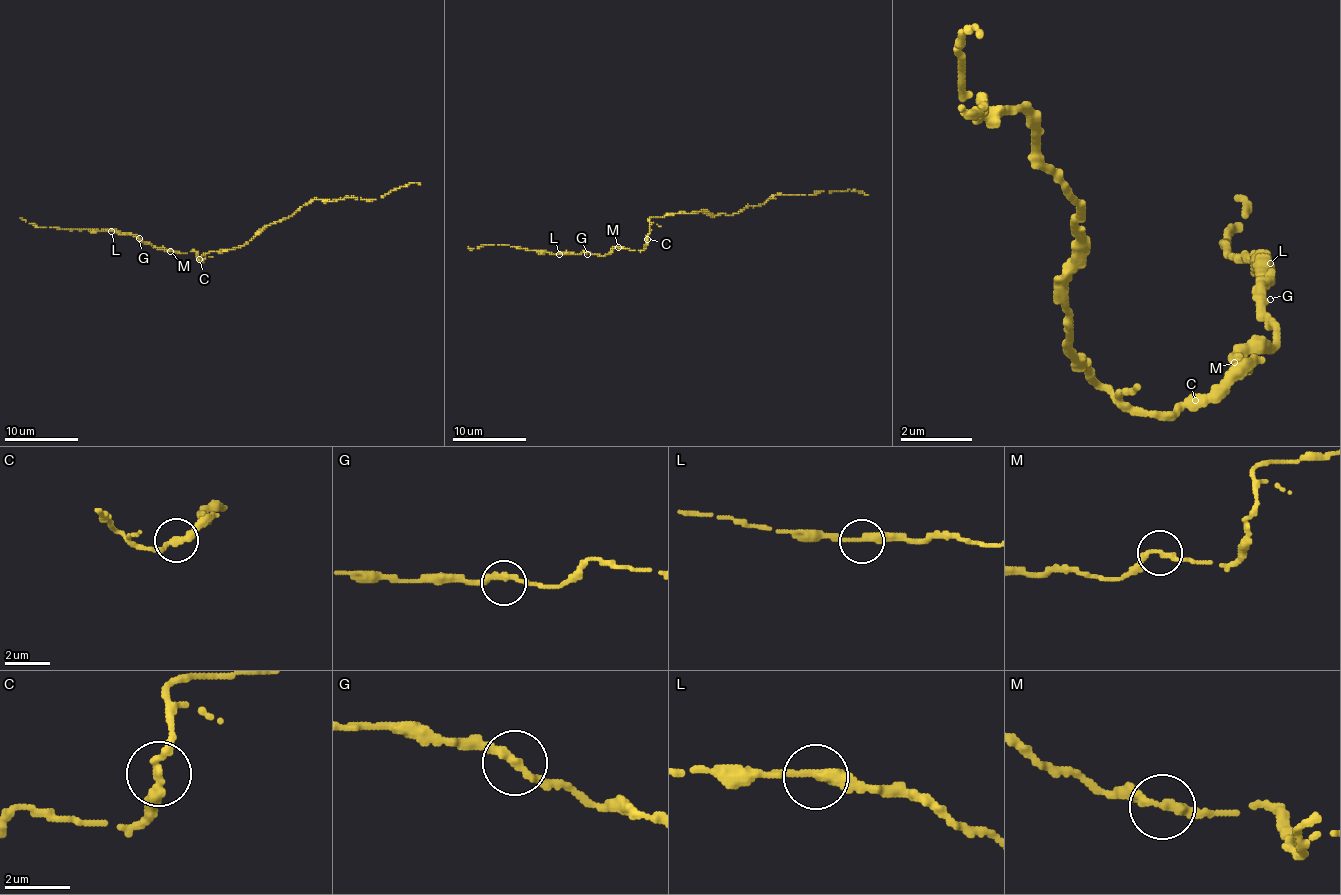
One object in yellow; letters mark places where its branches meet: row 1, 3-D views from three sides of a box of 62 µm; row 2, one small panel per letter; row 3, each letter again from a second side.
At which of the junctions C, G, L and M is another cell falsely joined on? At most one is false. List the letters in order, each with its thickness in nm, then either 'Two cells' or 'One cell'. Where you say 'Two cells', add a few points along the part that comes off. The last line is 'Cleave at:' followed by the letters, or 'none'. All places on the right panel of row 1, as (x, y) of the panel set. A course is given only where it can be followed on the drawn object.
C: Thickness 280 nm. One cell
G: Thickness 280 nm. One cell
L: Thickness 300 nm. One cell
M: Thickness 280 nm. One cell
Cleave at: none

